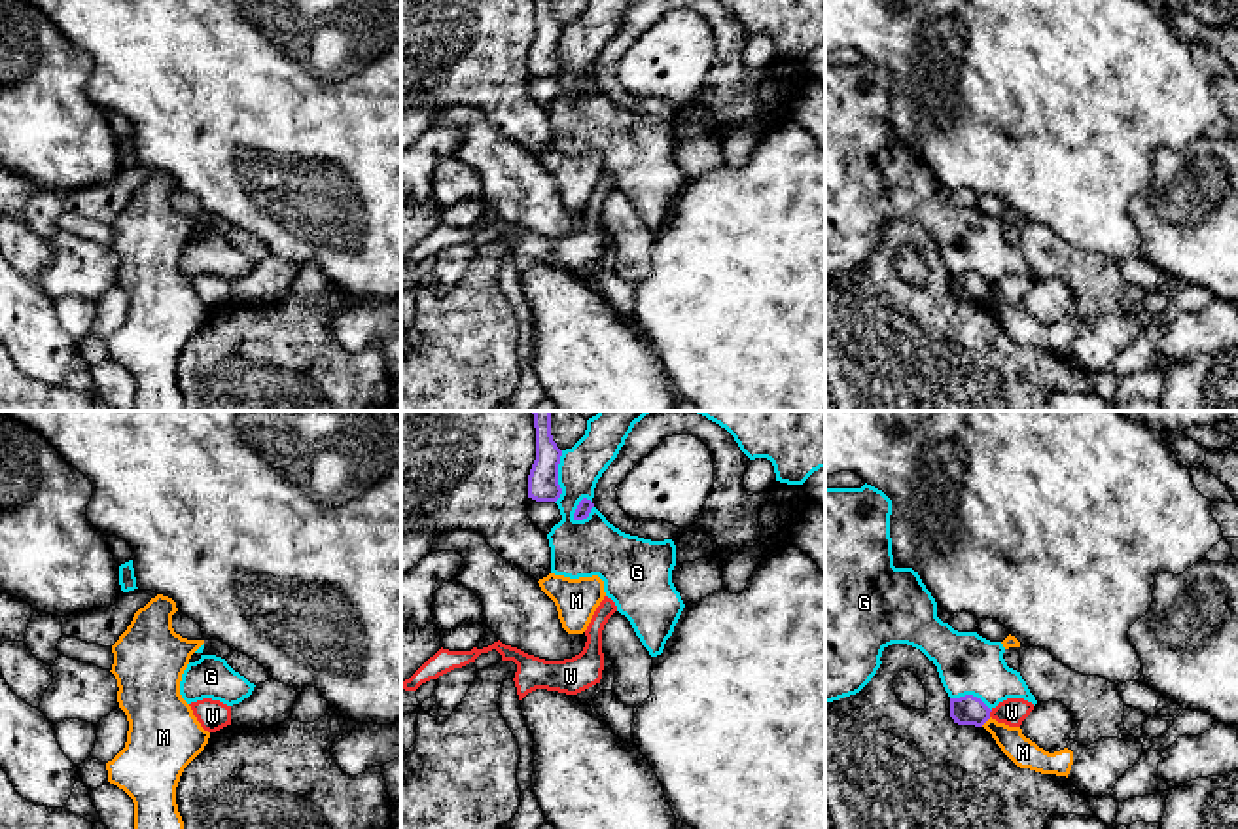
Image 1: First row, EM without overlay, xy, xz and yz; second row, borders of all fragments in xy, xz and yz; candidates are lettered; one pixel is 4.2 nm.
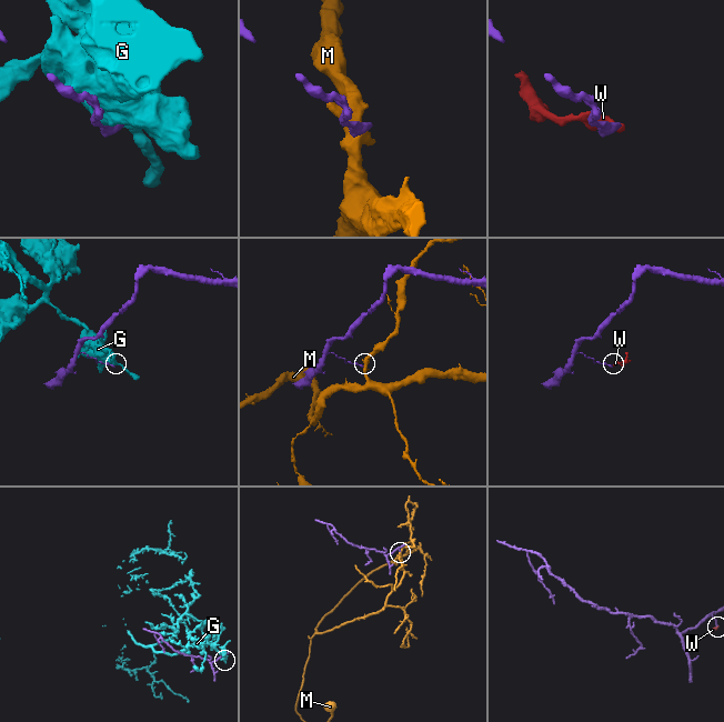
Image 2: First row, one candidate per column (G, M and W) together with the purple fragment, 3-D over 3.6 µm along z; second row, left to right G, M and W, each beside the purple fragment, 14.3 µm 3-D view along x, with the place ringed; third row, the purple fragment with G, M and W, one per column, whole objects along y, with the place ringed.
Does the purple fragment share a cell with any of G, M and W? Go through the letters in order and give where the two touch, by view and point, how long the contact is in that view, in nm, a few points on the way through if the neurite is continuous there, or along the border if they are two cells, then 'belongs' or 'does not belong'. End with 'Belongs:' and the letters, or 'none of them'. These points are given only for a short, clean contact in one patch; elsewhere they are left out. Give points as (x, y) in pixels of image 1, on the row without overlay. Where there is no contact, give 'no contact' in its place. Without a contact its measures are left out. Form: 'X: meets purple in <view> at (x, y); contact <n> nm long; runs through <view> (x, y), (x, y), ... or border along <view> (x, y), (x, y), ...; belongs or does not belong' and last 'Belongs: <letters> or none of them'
G: meets purple in xz at (576, 86); contact 120 nm long; does not belong
M: meets purple in yz at (985, 298); contact 60 nm long; border along yz (990, 294), (981, 301); does not belong
W: meets purple in yz at (989, 290); contact 40 nm long; border along yz (992, 286), (989, 292); does not belong
Belongs: none of them

